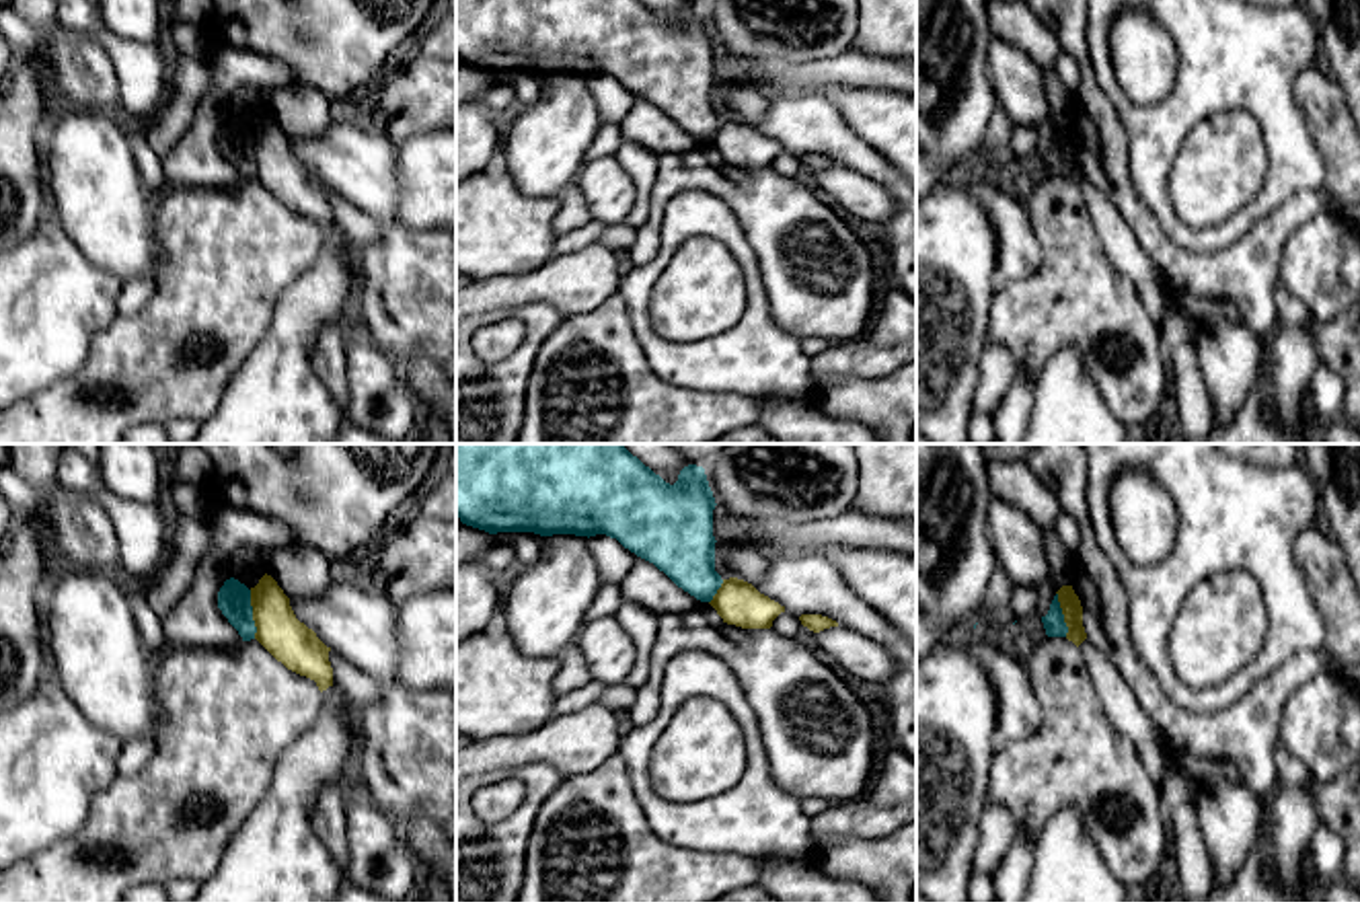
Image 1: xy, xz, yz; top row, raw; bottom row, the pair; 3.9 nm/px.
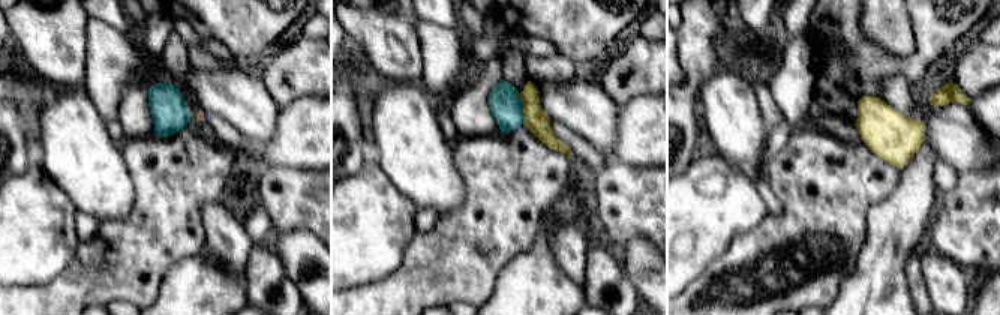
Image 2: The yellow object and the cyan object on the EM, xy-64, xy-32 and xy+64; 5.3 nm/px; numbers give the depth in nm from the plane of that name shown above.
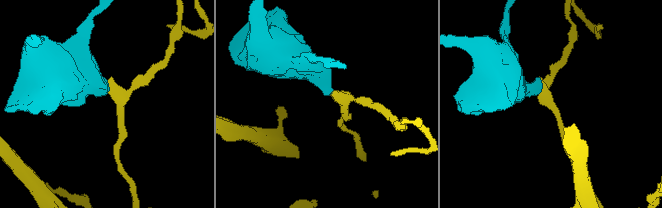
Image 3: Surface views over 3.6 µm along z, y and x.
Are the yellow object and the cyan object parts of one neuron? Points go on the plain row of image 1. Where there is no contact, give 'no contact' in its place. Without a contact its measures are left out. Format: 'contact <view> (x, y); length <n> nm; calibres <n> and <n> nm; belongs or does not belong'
contact xy (253, 155); length 190 nm; calibres 180 and 130 nm; does not belong

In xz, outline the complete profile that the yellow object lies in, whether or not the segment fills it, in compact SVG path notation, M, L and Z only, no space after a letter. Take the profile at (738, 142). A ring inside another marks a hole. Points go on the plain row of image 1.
M729 117L709 142L727 164L742 168L770 168L785 146L760 134L752 123Z

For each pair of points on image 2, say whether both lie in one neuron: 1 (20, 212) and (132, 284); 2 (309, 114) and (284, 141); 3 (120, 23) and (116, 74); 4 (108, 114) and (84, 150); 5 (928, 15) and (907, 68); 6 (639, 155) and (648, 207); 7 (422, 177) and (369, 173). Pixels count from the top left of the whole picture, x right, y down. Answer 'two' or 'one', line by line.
1: two
2: one
3: two
4: two
5: one
6: two
7: two

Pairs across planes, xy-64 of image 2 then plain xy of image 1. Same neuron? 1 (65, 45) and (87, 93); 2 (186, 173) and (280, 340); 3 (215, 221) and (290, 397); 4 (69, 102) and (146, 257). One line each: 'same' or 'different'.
1: same
2: different
3: different
4: same

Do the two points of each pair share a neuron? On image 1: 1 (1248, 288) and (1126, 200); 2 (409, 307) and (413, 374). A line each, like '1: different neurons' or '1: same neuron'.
1: same neuron
2: different neurons

